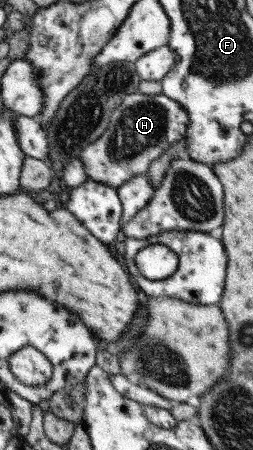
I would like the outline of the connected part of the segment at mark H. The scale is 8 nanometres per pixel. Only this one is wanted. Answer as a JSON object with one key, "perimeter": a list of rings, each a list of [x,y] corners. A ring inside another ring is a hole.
{"perimeter":[[[135,92],[125,95],[122,103],[112,111],[103,134],[81,152],[79,159],[85,167],[86,180],[117,188],[138,174],[145,174],[152,160],[184,138],[188,122],[185,109],[163,93],[144,95]]]}

